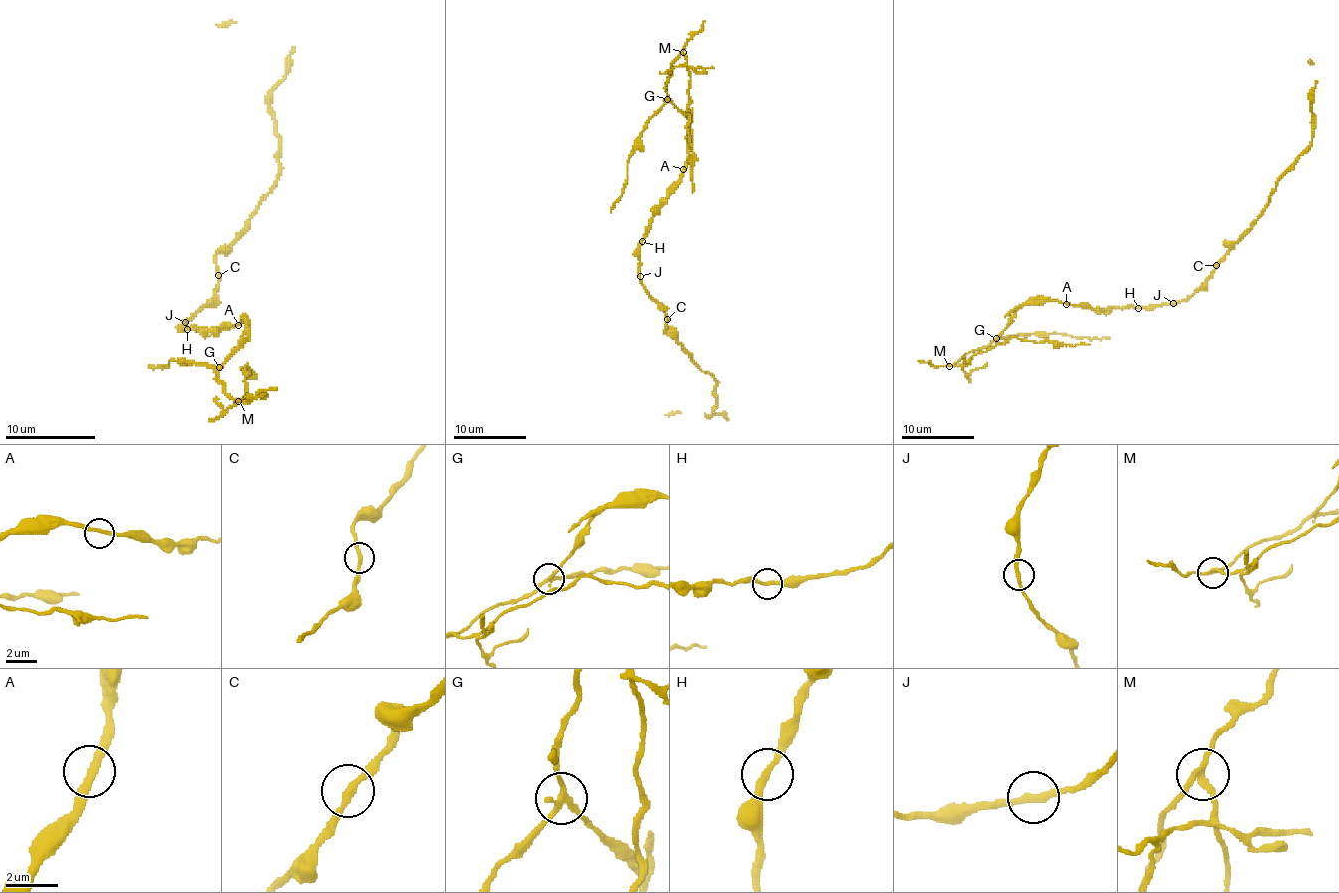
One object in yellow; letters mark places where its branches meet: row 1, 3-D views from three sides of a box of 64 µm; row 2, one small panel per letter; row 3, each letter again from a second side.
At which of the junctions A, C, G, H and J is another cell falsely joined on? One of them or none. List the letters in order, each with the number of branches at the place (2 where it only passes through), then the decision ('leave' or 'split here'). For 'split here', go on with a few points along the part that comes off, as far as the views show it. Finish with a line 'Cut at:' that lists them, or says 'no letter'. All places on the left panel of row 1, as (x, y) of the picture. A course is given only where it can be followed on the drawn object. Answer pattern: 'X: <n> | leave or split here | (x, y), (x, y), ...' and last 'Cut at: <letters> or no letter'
A: 2 | leave
C: 2 | leave
G: 3 | split here | (218, 367), (225, 392), (243, 401), (247, 387), (245, 365), (250, 374)
H: 2 | leave
J: 2 | leave
Cut at: G

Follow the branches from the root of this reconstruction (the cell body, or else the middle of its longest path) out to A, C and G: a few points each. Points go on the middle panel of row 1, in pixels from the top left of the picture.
A: (640, 241), (652, 211), (667, 196), (667, 191), (679, 178), (683, 169)
C: (640, 241), (640, 279), (643, 288), (663, 308), (667, 319)
G: (640, 241), (652, 211), (679, 178), (688, 156), (688, 120), (667, 99)

